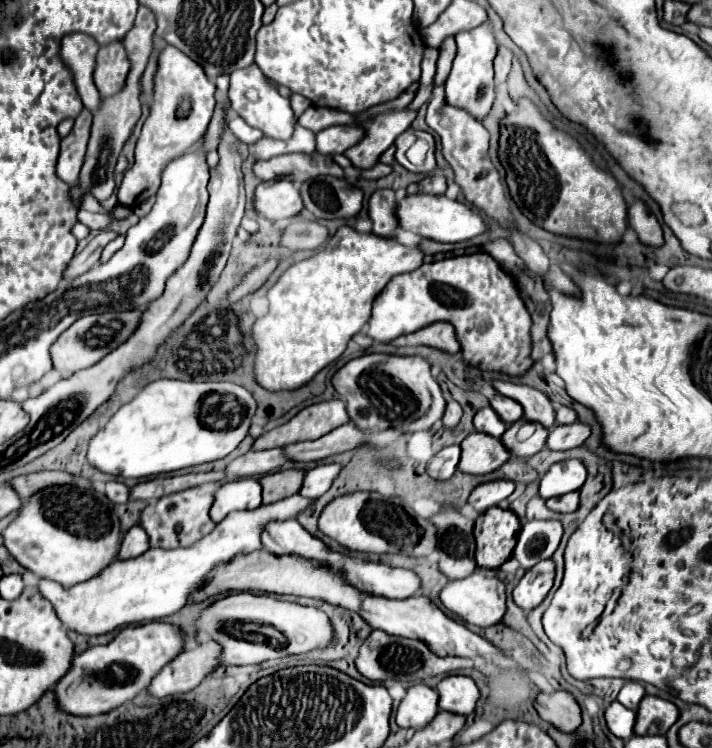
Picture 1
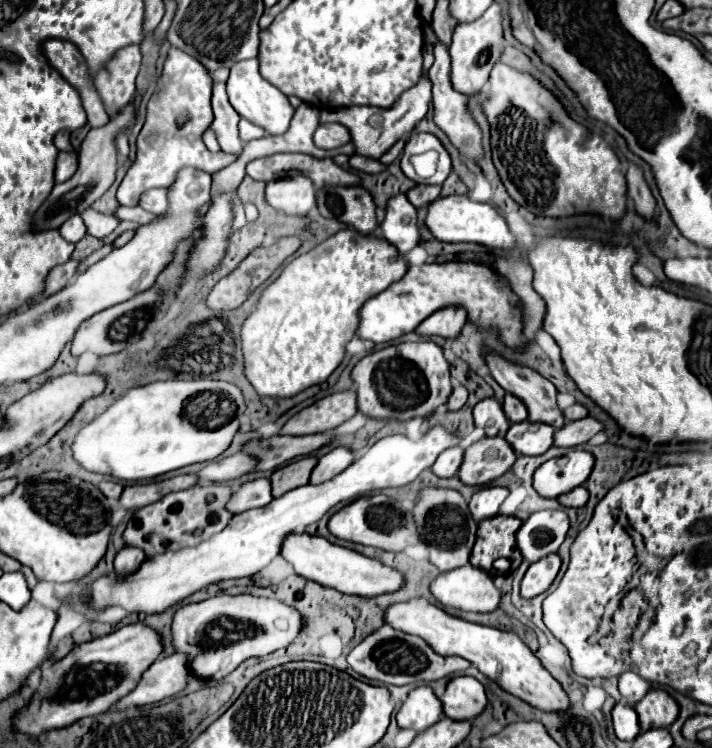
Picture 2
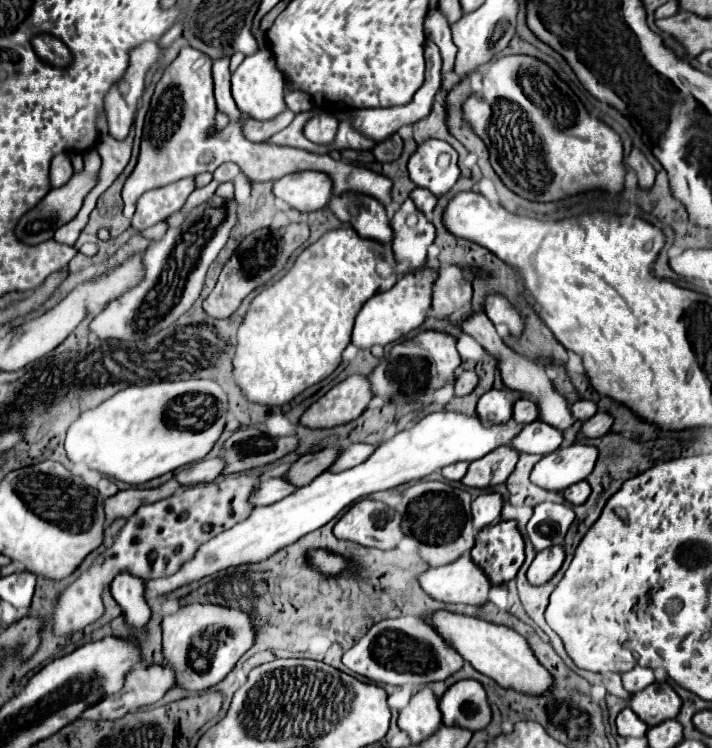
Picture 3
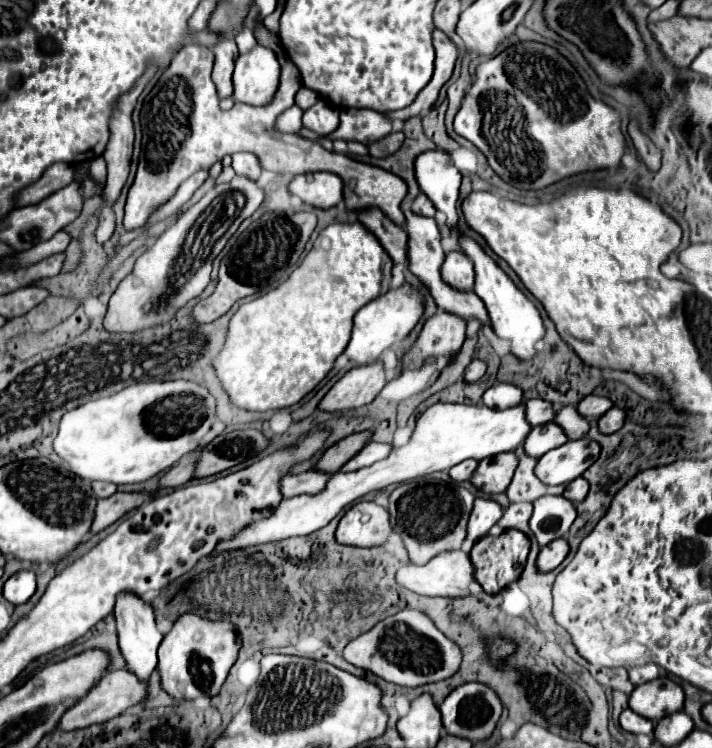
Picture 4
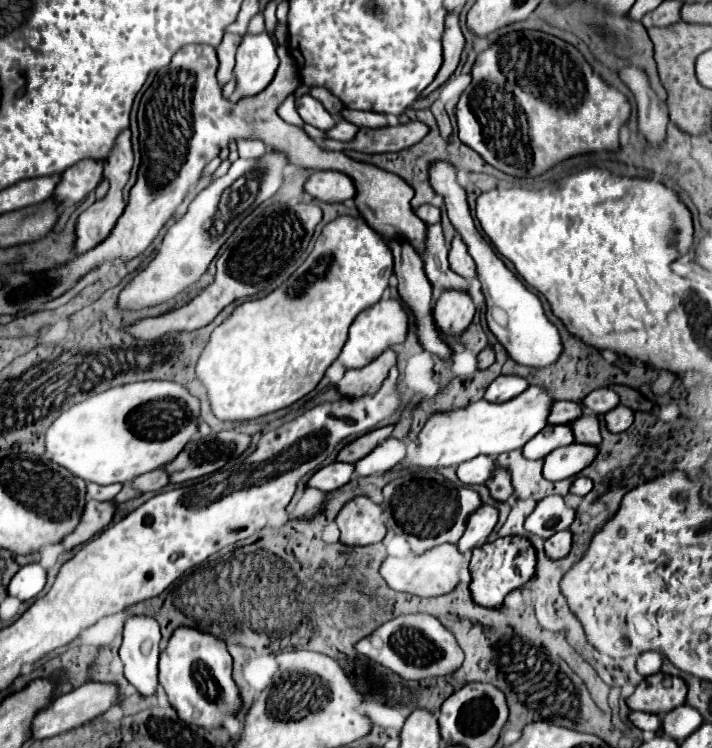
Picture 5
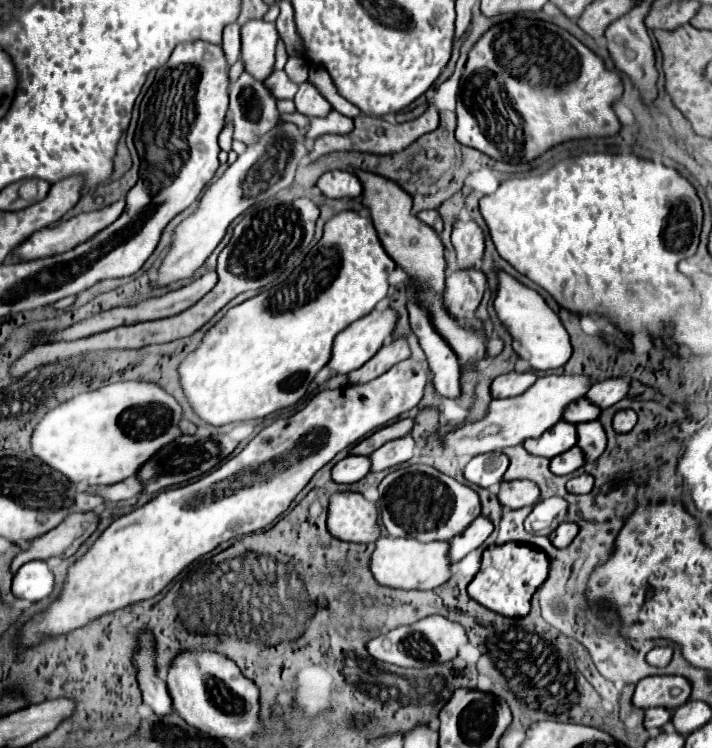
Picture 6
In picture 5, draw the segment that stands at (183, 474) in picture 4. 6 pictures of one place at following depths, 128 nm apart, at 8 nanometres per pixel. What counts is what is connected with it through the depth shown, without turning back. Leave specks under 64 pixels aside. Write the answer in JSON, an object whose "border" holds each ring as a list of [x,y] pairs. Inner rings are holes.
{"border":[[[164,468],[156,470],[156,472],[148,472],[138,476],[136,480],[132,480],[132,486],[140,492],[158,492],[164,486],[168,486],[168,472],[164,472]]]}

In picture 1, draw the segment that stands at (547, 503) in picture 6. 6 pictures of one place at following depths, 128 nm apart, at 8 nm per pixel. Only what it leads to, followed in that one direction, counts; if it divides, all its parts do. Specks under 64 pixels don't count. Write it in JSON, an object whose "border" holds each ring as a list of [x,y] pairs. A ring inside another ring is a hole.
{"border":[[[532,520],[520,530],[512,558],[520,562],[524,570],[530,570],[542,560],[548,560],[562,538],[562,524],[558,520]]]}

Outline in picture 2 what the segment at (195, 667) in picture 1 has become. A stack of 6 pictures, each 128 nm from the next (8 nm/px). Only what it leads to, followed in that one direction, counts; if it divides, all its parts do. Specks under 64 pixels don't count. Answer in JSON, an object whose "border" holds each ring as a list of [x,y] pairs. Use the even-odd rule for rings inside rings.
{"border":[[[176,652],[172,656],[160,658],[142,674],[142,680],[138,682],[136,690],[122,698],[112,710],[122,710],[128,704],[144,706],[170,698],[186,688],[190,674],[192,672],[188,668],[188,656]]]}

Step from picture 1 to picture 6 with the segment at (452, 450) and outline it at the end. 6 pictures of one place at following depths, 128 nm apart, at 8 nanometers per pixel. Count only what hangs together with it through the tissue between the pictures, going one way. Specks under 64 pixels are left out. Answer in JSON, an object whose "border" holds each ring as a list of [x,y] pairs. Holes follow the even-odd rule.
{"border":[[[490,452],[490,454],[480,454],[474,456],[466,468],[464,468],[464,478],[476,486],[490,488],[498,484],[508,468],[508,456],[502,452]]]}

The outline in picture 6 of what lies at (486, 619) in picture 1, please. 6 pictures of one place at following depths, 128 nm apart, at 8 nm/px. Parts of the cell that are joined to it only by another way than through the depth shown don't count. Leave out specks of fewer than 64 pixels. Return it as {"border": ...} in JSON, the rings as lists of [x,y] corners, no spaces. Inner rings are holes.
{"border":[[[380,538],[372,554],[372,574],[374,578],[390,588],[418,588],[434,590],[446,584],[452,576],[448,560],[448,542],[418,542],[414,538]]]}

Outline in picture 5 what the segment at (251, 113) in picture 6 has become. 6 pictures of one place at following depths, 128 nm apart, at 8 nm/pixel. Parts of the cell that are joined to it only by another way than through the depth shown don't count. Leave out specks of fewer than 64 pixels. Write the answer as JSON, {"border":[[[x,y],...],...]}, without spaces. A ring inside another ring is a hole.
{"border":[[[240,140],[238,142],[238,156],[240,158],[260,158],[260,156],[264,156],[264,152],[266,152],[266,146],[260,142],[260,140]]]}

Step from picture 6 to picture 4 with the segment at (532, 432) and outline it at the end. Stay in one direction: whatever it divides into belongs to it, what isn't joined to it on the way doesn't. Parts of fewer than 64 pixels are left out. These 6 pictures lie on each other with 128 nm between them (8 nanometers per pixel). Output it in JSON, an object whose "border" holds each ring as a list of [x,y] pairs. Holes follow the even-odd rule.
{"border":[[[434,404],[430,406],[418,420],[416,428],[408,440],[406,446],[394,446],[390,456],[368,466],[360,468],[360,472],[336,472],[328,478],[328,484],[324,486],[324,492],[318,494],[304,494],[286,498],[276,506],[276,512],[264,520],[256,520],[256,524],[250,524],[244,532],[238,532],[232,540],[222,540],[212,554],[206,558],[216,558],[222,552],[230,550],[242,550],[258,544],[270,544],[280,542],[294,536],[308,536],[320,528],[324,528],[344,506],[352,504],[354,500],[362,498],[368,492],[382,490],[390,484],[402,484],[406,480],[426,476],[440,470],[450,470],[454,464],[460,464],[468,458],[482,460],[486,456],[494,456],[500,452],[510,452],[518,446],[522,446],[524,438],[530,432],[530,424],[524,416],[524,404],[508,408],[508,410],[494,410],[486,408],[484,404]]]}

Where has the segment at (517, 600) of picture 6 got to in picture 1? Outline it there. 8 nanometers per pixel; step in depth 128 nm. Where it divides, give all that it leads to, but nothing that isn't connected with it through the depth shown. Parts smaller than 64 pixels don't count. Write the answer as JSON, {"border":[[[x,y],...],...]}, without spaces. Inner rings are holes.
{"border":[[[494,506],[488,508],[488,512],[480,514],[474,524],[478,566],[486,566],[490,570],[500,568],[510,558],[518,532],[520,520],[512,510]]]}

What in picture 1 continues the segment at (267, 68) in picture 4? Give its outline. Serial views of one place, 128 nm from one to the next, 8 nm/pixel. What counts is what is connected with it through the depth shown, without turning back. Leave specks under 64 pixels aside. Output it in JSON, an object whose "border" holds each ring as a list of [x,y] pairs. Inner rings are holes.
{"border":[[[256,64],[244,68],[244,70],[236,70],[230,76],[230,102],[232,102],[232,110],[242,116],[252,128],[258,128],[264,132],[264,136],[274,138],[274,140],[288,140],[288,136],[292,136],[294,126],[296,126],[296,116],[290,108],[290,100],[282,98],[278,94],[278,90],[268,82],[268,78],[260,72],[260,68]]]}

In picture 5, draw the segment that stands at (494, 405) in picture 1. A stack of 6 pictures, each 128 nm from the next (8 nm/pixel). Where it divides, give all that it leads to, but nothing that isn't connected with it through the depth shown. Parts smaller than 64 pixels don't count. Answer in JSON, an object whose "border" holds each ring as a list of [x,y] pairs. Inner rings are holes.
{"border":[[[556,402],[552,404],[548,424],[570,424],[578,416],[580,416],[580,408],[576,402]]]}

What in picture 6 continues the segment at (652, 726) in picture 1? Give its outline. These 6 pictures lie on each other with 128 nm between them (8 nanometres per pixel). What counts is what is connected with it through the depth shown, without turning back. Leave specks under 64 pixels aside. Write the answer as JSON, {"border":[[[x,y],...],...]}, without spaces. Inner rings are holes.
{"border":[[[648,676],[638,682],[634,692],[636,708],[668,708],[674,710],[688,702],[690,684],[682,676]]]}

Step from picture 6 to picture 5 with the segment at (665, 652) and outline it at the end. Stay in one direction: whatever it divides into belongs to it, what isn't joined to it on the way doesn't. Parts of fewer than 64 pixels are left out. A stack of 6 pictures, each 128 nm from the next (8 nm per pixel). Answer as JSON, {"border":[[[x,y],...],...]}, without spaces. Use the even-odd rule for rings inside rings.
{"border":[[[644,652],[636,660],[636,670],[642,676],[652,676],[652,674],[660,672],[660,666],[662,666],[660,652]]]}

